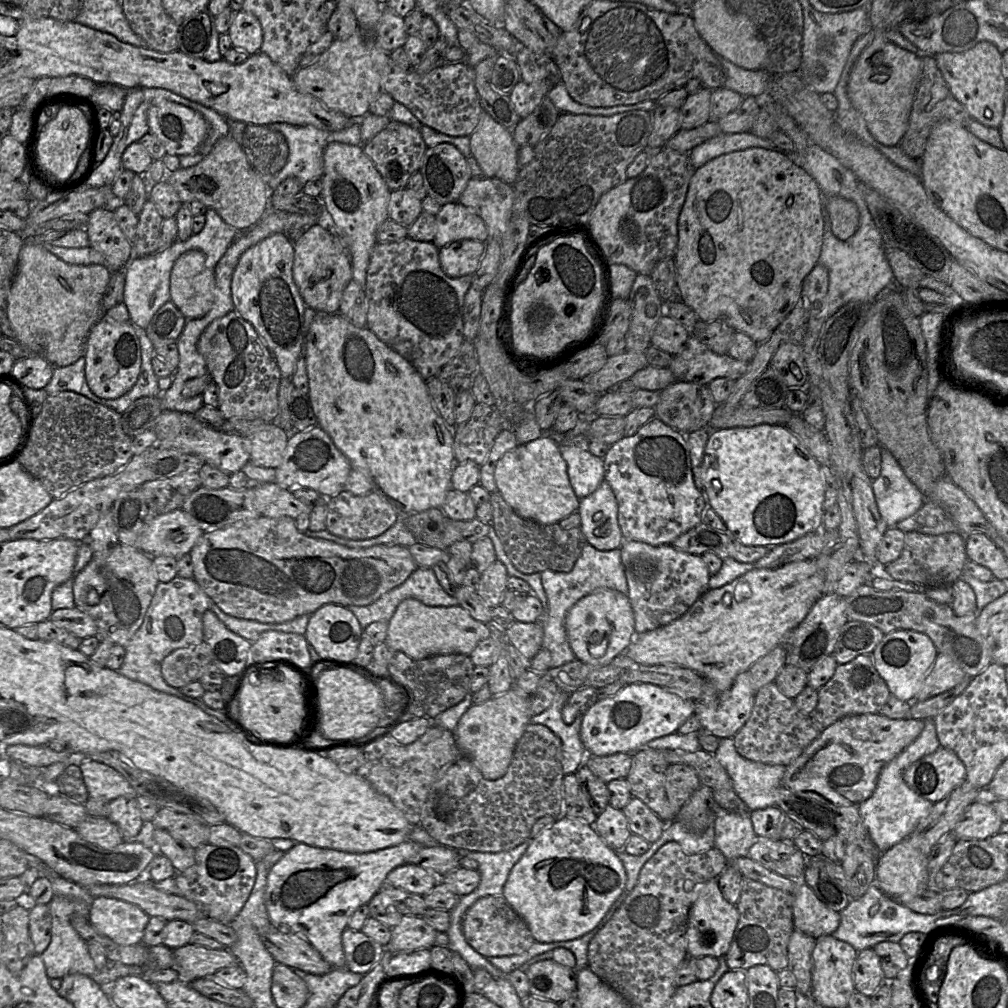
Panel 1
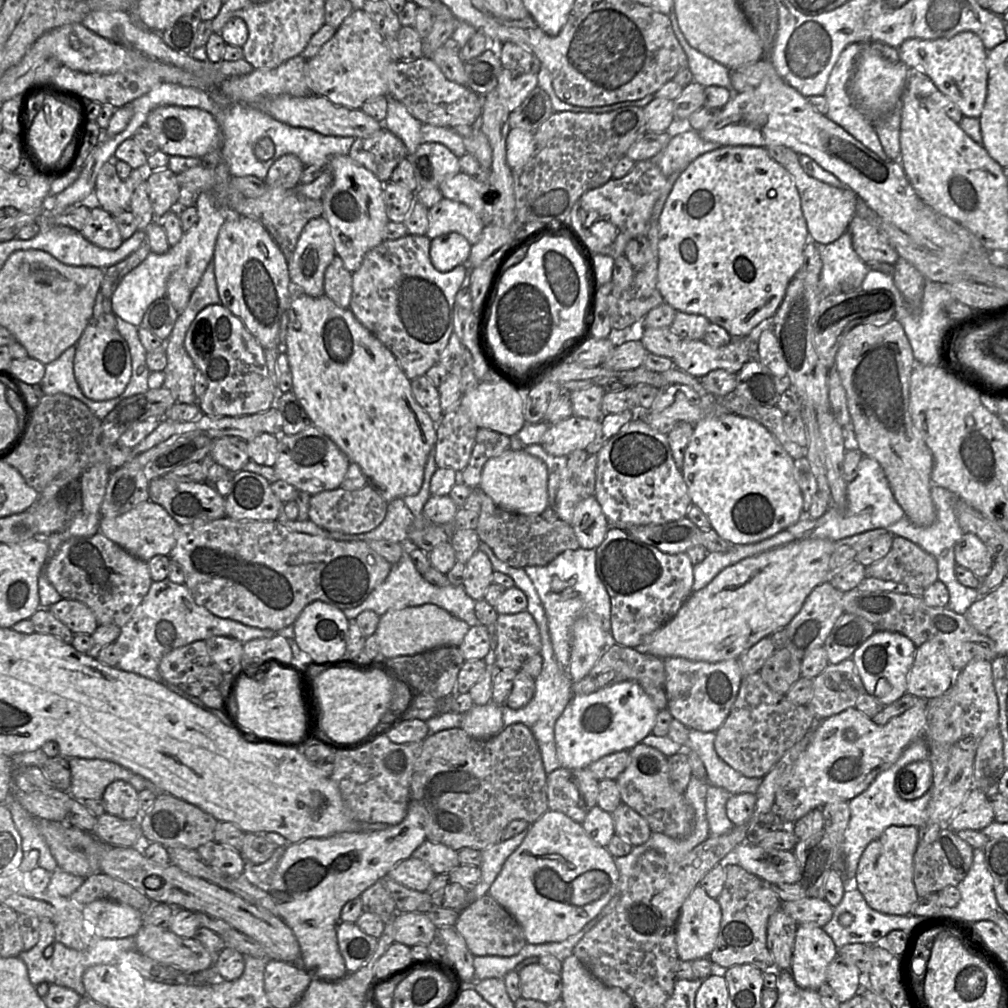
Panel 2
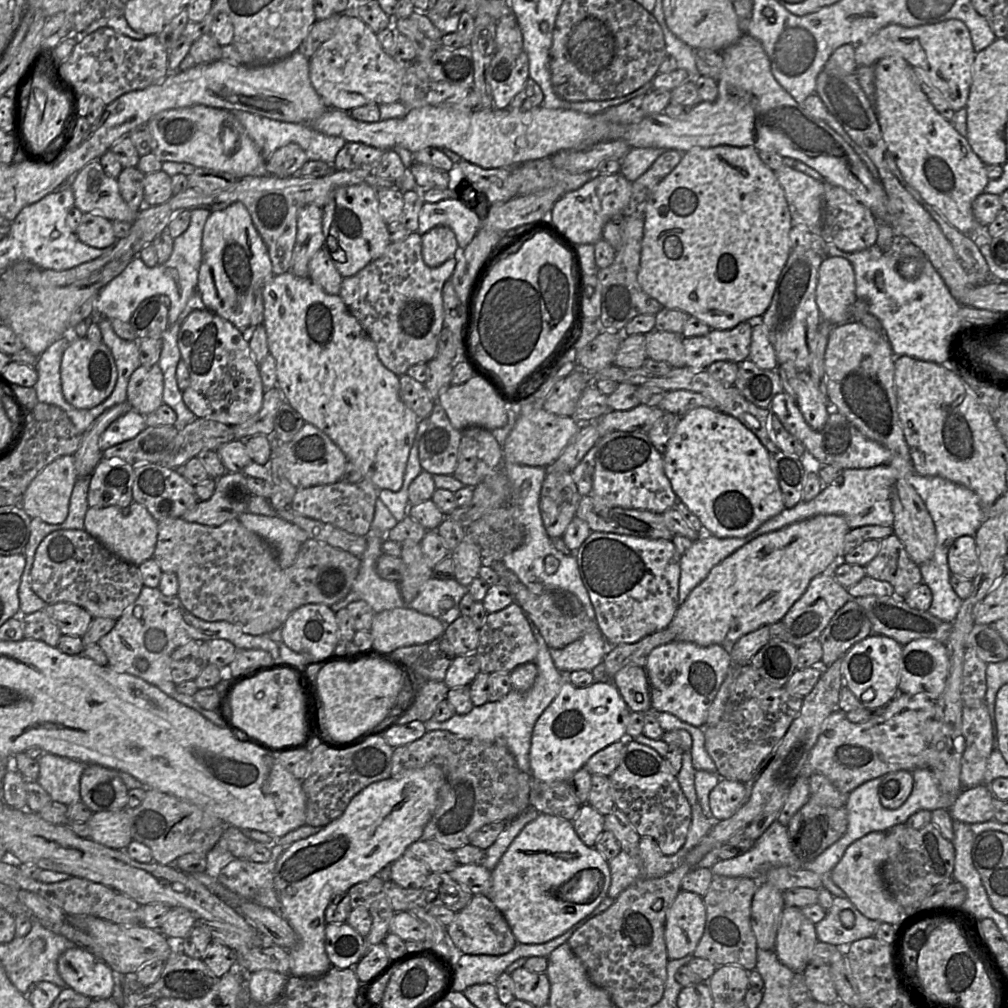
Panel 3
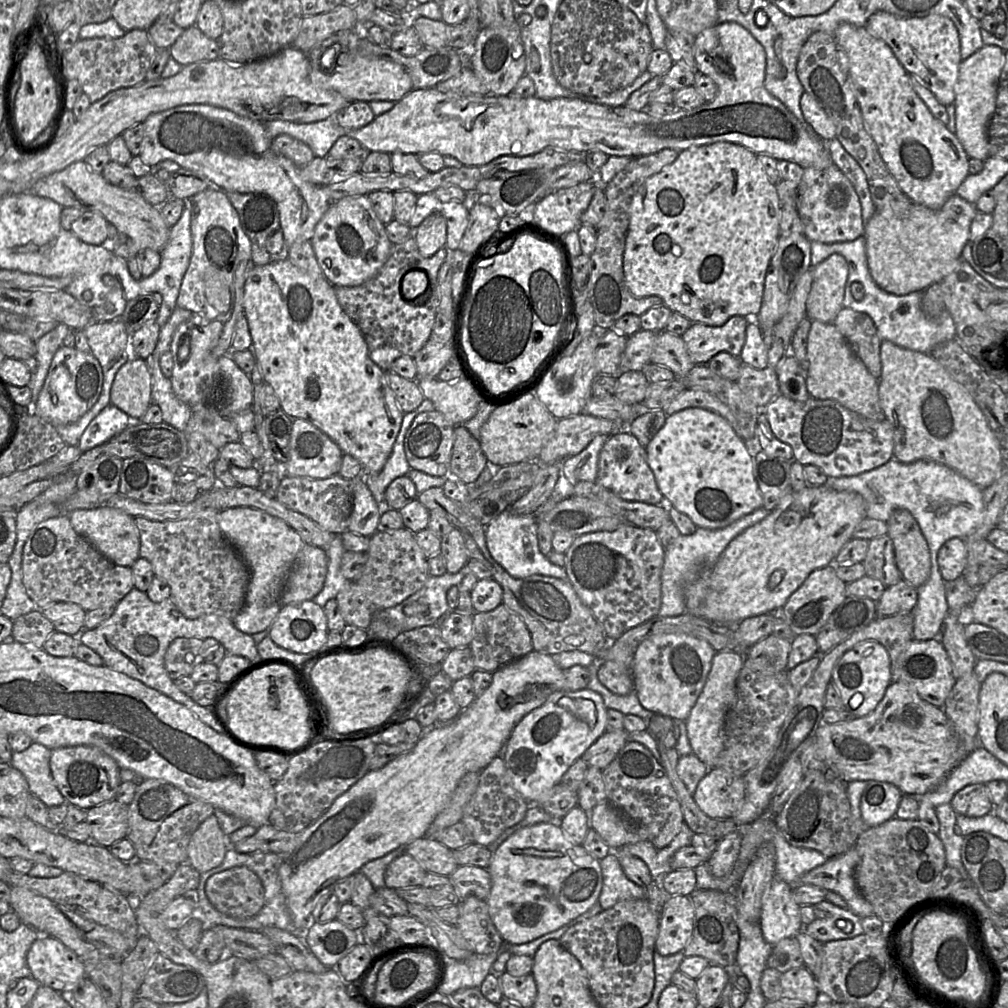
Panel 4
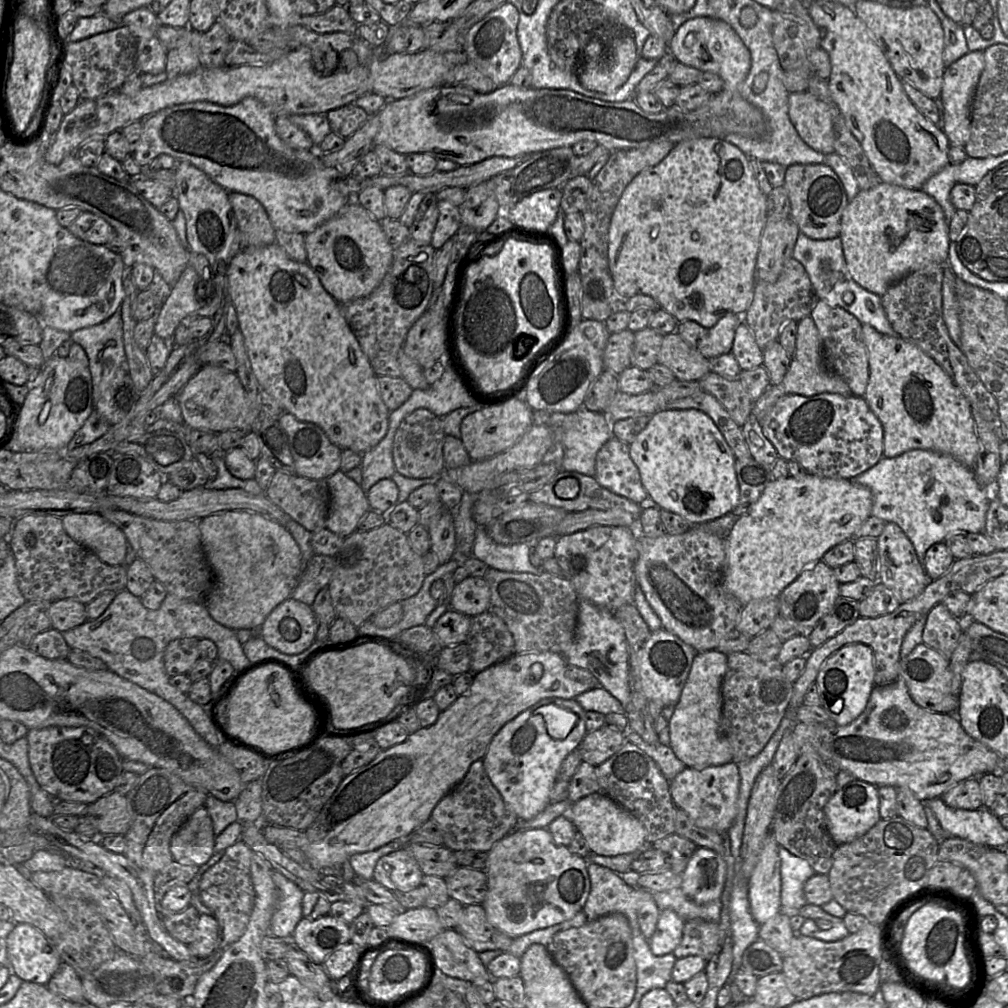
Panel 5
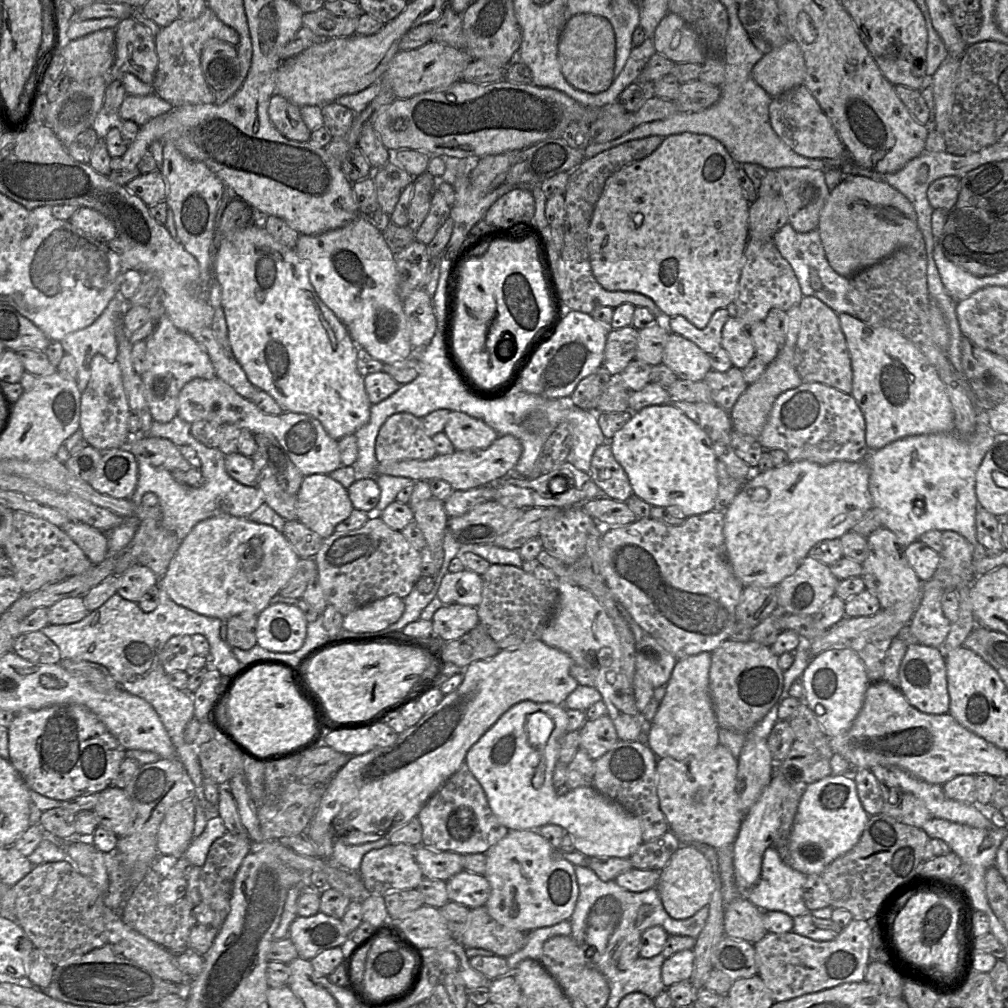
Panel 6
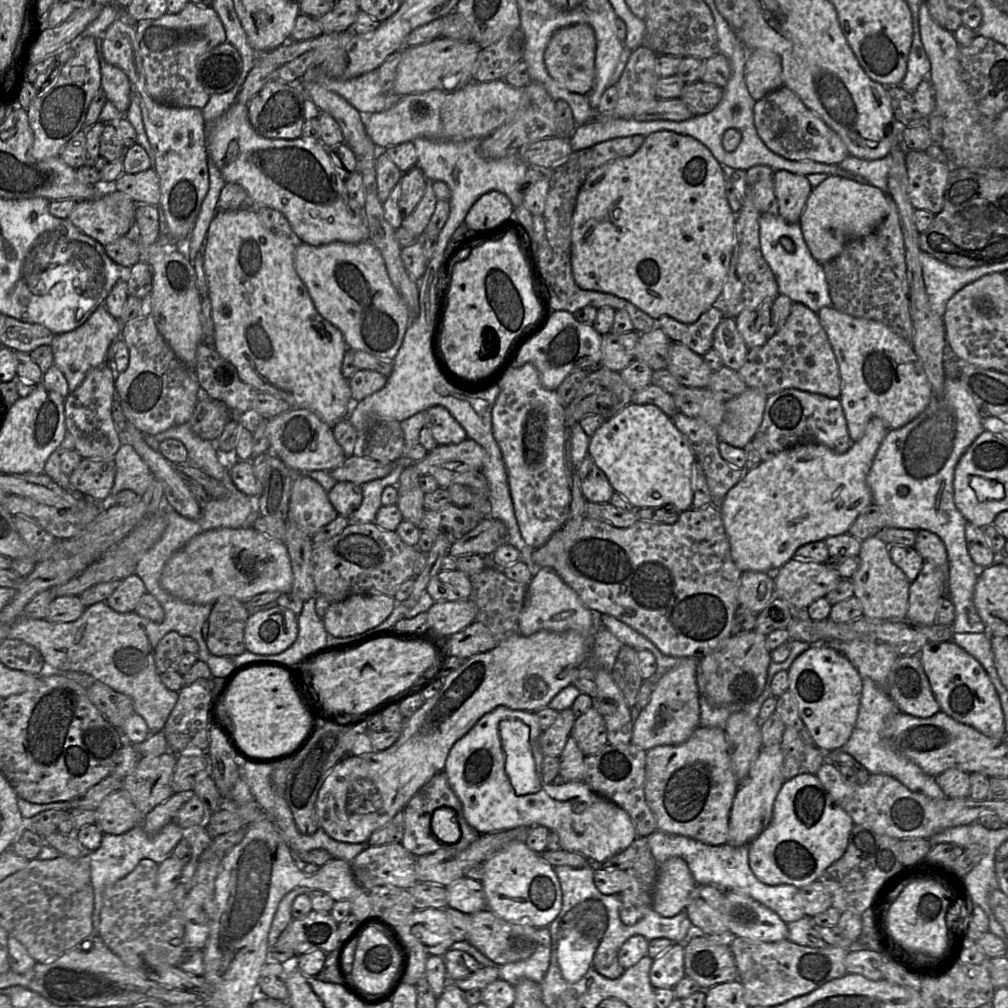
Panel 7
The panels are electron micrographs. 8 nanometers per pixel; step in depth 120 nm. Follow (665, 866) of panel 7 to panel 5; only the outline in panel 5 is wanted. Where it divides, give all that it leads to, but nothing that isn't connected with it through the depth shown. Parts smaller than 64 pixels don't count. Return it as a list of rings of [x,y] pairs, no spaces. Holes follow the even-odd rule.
[[[698,847],[680,873],[684,895],[698,905],[719,900],[726,880],[727,864],[716,852]]]

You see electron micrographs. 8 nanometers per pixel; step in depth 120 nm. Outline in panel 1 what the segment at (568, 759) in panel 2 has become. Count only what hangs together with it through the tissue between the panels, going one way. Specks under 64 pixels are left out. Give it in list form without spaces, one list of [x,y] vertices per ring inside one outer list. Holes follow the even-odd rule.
[[[628,684],[615,696],[598,700],[583,714],[580,737],[592,756],[633,753],[651,740],[676,733],[693,714],[692,701],[653,684]]]

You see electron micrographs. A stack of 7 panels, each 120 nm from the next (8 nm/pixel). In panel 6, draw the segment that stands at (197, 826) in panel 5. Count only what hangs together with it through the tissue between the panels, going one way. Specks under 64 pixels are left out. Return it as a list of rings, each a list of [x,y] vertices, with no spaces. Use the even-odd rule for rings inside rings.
[[[183,800],[173,805],[162,820],[157,833],[160,855],[178,859],[193,840],[195,800]]]

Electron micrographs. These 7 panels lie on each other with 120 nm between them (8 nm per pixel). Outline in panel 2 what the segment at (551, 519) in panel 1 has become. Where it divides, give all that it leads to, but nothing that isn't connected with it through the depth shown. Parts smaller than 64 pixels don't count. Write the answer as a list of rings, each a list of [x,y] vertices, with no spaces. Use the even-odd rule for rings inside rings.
[[[508,449],[491,458],[482,470],[479,491],[489,496],[502,509],[516,514],[542,515],[549,507],[549,473],[545,463],[525,450]]]

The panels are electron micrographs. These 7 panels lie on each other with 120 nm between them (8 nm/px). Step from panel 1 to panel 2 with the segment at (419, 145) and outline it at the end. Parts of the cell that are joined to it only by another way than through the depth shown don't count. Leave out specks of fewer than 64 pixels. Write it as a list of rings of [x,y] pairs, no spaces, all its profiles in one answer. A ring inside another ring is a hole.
[[[385,128],[369,137],[356,138],[348,156],[359,165],[371,171],[381,182],[388,183],[393,170],[408,157],[407,149],[400,138]]]

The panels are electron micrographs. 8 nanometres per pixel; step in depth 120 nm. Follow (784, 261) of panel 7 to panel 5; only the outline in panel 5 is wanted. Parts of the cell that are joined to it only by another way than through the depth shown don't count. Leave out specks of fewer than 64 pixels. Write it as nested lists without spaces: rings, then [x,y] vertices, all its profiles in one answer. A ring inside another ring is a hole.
[[[800,232],[794,247],[793,257],[807,271],[816,299],[825,300],[830,306],[841,307],[854,315],[862,324],[869,324],[885,335],[897,335],[882,306],[881,296],[860,286],[847,268],[841,239],[815,240]]]

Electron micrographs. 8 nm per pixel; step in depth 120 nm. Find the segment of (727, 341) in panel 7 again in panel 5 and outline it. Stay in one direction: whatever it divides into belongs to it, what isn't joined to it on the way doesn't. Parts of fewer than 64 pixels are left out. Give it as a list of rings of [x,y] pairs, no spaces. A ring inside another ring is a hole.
[[[744,323],[735,331],[731,353],[742,370],[755,369],[763,365],[763,350],[757,344],[750,328]]]

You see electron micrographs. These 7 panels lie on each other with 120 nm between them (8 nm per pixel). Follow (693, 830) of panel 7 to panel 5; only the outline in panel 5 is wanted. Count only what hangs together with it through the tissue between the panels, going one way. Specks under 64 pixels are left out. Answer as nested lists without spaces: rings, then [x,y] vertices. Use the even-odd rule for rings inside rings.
[[[727,763],[703,769],[686,767],[669,781],[672,801],[698,827],[727,832],[733,825],[738,809],[740,775],[738,766]]]

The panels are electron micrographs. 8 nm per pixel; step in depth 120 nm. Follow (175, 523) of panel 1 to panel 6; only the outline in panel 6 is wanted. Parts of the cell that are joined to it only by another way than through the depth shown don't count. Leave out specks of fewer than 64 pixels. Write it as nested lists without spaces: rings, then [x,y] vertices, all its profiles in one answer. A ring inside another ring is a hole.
[[[70,521],[64,532],[84,551],[92,564],[99,564],[108,557],[108,534],[84,523]]]

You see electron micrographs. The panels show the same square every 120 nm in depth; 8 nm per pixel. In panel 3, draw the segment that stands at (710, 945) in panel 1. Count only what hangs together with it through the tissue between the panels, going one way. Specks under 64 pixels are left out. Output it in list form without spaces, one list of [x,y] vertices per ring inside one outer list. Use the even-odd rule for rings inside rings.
[[[680,891],[667,912],[664,938],[669,960],[692,955],[704,932],[706,908],[703,897]]]

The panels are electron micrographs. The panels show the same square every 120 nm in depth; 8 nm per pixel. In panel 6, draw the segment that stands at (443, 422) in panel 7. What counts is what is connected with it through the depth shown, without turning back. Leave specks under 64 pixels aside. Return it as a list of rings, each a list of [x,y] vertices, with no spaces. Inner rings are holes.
[[[456,411],[450,412],[443,433],[458,451],[485,449],[499,437],[482,420]]]

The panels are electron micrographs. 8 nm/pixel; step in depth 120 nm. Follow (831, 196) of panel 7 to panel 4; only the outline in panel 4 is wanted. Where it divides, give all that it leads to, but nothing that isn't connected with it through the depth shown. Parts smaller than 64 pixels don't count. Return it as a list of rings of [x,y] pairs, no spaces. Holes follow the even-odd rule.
[[[954,194],[940,209],[931,209],[912,202],[904,215],[885,216],[876,211],[865,223],[863,237],[866,241],[867,263],[875,283],[887,293],[907,295],[924,291],[933,283],[941,282],[955,268],[964,247],[970,242],[970,226],[978,210],[974,203]]]

